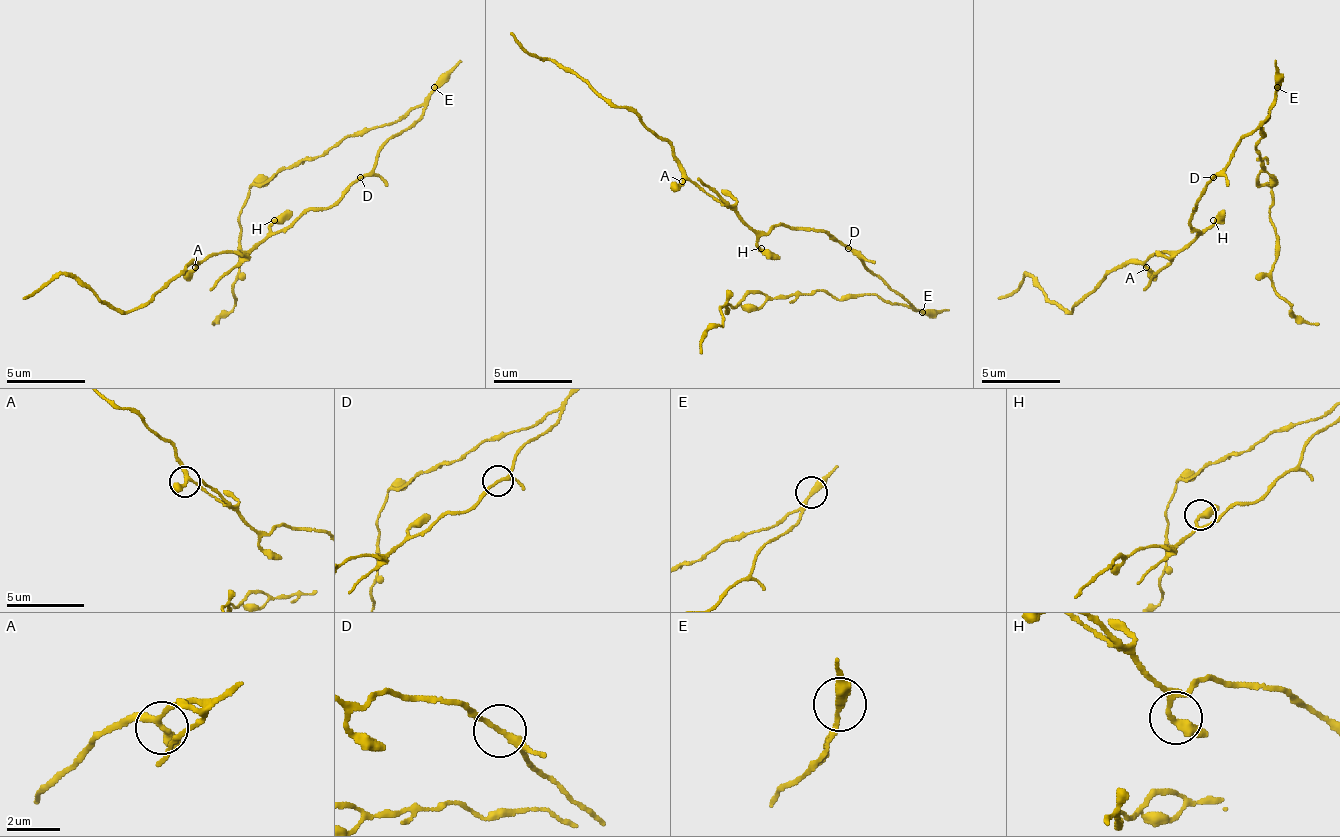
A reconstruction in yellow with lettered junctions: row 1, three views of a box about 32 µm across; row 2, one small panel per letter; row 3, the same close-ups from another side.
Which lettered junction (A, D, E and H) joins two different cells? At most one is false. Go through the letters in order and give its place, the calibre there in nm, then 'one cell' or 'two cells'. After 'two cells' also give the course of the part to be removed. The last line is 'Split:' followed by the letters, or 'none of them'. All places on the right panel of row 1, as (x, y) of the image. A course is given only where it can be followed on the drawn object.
A: (1146, 267) | 320 nm | one cell
D: (1213, 177) | 190 nm | one cell
E: (1277, 87) | 320 nm | two cells | (1276, 86), (1257, 141), (1272, 189), (1268, 216), (1276, 232), (1272, 291), (1300, 319), (1320, 323)
H: (1213, 220) | 320 nm | one cell
Split: E

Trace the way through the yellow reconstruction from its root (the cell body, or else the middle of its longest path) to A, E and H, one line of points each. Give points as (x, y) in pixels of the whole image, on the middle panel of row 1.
A: (852, 252), (824, 232), (812, 228), (785, 228), (777, 224), (765, 232), (757, 232), (690, 181), (682, 181)
E: (852, 252), (879, 279), (923, 311)
H: (852, 252), (824, 232), (812, 228), (785, 228), (781, 224), (769, 228), (757, 240), (761, 248)

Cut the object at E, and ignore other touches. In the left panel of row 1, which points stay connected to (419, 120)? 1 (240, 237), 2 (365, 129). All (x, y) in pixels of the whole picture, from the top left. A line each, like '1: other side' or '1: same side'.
1: other side
2: other side

